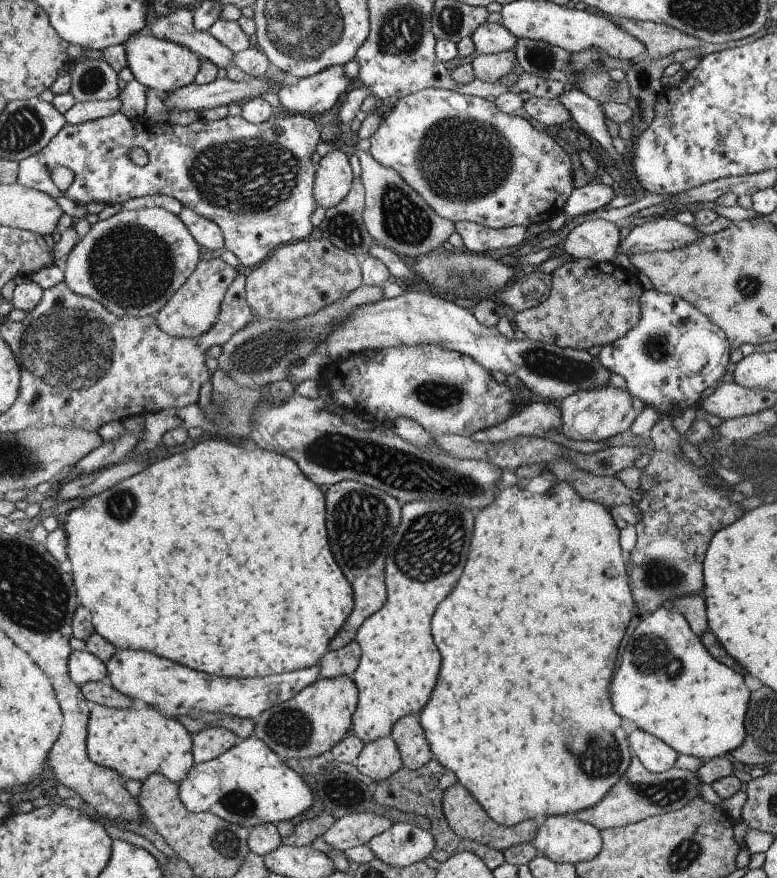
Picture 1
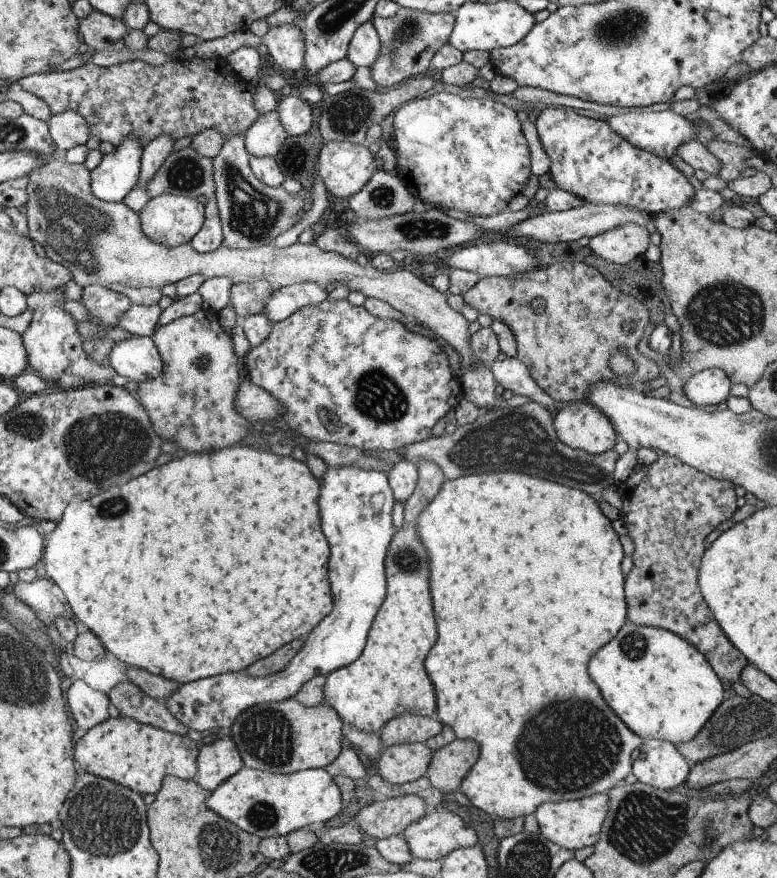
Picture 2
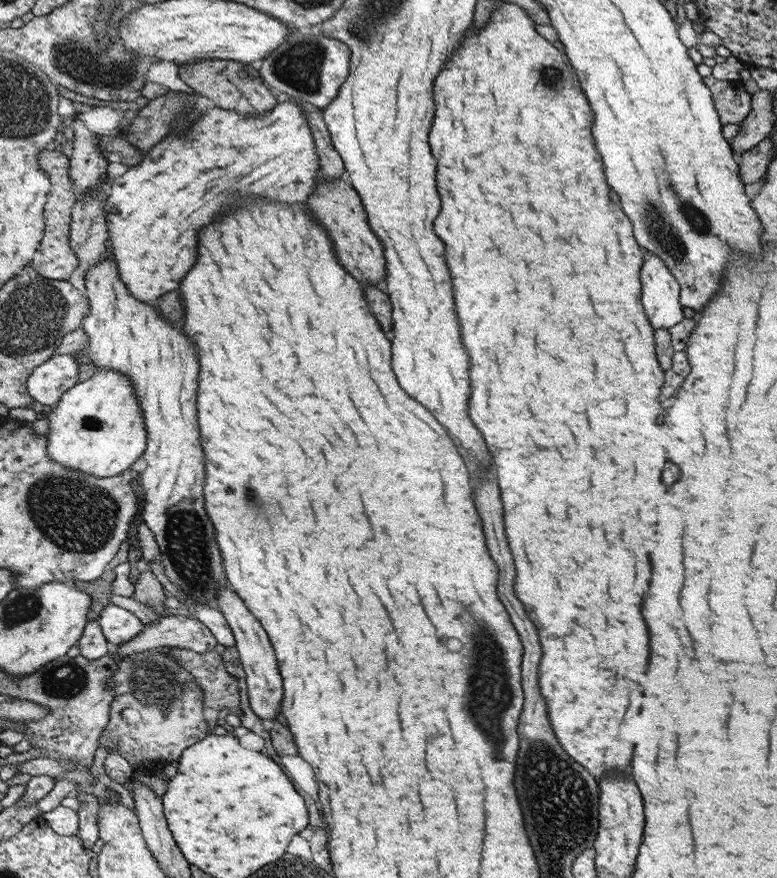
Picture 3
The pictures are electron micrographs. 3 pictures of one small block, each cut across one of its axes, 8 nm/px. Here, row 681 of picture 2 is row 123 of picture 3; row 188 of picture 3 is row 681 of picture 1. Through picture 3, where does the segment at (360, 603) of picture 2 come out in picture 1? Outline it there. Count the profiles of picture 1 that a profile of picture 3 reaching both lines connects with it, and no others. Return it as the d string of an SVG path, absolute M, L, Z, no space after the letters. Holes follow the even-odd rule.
M131 649L116 650L104 665L105 678L117 692L128 696L131 700L133 698L142 700L147 706L173 717L177 714L193 717L197 713L218 713L223 716L255 720L266 708L293 698L300 690L321 677L318 664L263 678L209 676L185 668L181 664L175 664L171 660L159 658L151 652Z

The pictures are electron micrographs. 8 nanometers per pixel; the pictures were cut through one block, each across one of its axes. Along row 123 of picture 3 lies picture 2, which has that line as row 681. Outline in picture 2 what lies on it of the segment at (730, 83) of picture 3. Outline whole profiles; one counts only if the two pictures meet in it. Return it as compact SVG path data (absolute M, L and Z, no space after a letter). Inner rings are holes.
M661 453L653 464L637 465L629 477L614 488L621 501L619 518L634 544L630 556L632 567L624 579L627 620L636 625L662 628L680 635L683 640L689 642L705 656L726 692L733 694L728 686L739 681L739 672L747 666L748 662L743 654L727 640L705 604L699 592L697 570L701 556L707 547L705 543L707 534L718 523L731 518L731 514L736 510L734 484L706 476L695 468L682 464L674 457Z

